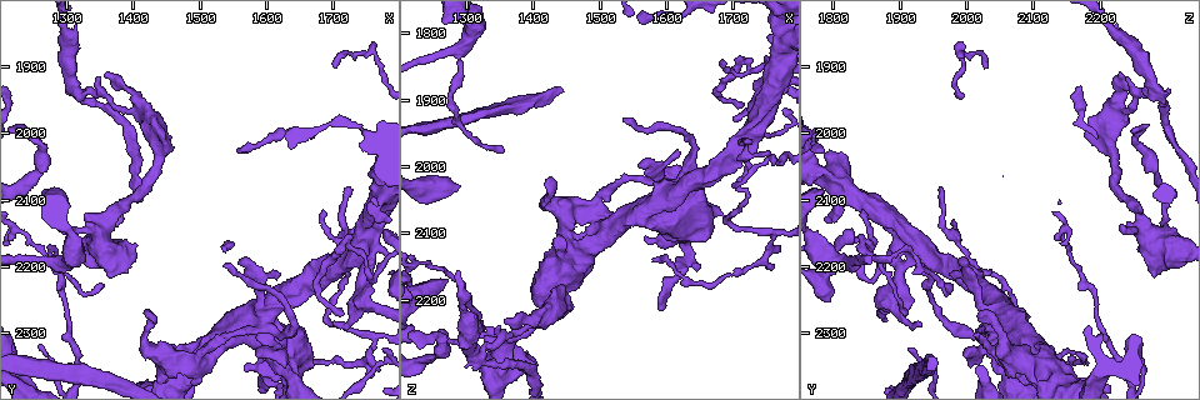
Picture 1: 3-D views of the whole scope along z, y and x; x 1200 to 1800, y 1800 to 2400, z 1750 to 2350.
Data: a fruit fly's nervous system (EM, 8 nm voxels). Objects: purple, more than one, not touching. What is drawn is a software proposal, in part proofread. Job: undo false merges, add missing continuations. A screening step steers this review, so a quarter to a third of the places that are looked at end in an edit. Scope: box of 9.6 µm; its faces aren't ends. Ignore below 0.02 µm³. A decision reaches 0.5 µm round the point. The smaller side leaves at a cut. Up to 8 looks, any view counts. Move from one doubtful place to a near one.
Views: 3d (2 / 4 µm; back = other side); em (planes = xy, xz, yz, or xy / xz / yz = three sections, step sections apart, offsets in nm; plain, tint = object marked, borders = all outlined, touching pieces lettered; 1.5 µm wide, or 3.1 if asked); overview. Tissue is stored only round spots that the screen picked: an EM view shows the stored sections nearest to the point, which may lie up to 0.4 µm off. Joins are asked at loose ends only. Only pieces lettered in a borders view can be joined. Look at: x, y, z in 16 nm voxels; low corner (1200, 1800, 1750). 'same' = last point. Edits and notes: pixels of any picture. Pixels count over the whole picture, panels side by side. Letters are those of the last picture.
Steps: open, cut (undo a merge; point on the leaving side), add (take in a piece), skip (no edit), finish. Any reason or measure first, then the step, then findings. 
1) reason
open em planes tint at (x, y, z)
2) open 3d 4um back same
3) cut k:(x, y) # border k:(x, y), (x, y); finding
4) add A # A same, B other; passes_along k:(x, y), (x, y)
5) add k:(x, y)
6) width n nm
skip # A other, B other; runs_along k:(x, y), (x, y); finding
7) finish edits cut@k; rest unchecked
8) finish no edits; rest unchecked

an open end
open em xz step 4 borders at (1535, 2200, 1935)

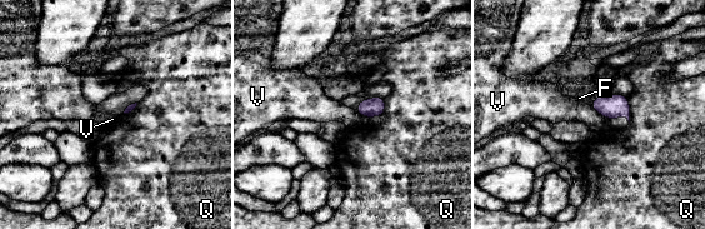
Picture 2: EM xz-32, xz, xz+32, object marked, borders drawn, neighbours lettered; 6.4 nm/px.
cut it another way
open em xy step 8 borders same

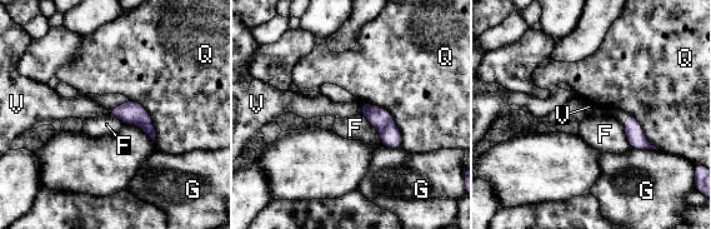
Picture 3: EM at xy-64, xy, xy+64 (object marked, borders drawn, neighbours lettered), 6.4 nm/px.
skip # F other, G other, Q other, V other; no lettered piece goes on from it

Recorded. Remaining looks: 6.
open em xz step 8 tint at (1750, 2205, 1840)

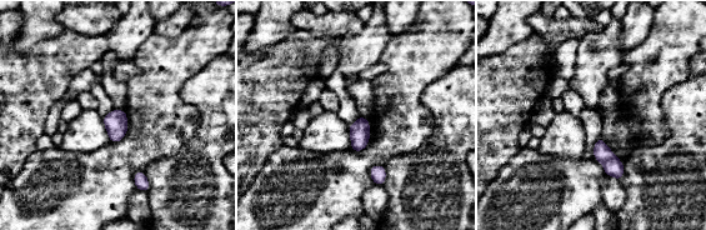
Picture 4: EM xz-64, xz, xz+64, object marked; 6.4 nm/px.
another direction
open em planes borders same

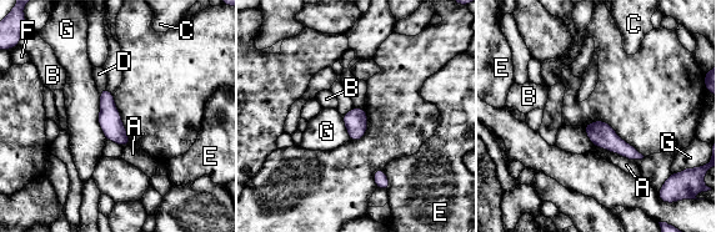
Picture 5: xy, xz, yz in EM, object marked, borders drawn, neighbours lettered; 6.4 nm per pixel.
width 130 nm
skip # A other, B other, C other, D other, E other, F other, G other; continuous, no second neuron

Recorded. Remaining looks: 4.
free end
open 3d 2um at (1685, 2115, 1845)

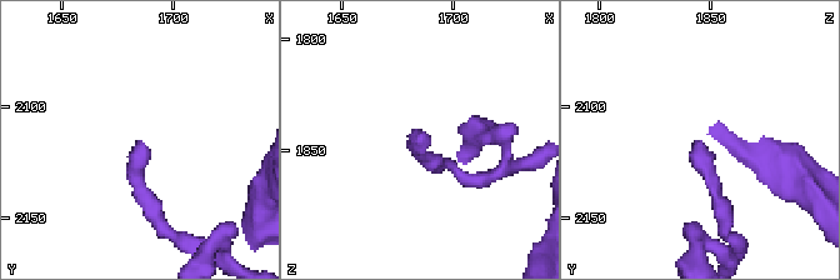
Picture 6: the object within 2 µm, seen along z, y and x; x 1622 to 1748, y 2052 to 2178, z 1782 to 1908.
open em planes borders at (1688, 2116, 1844)

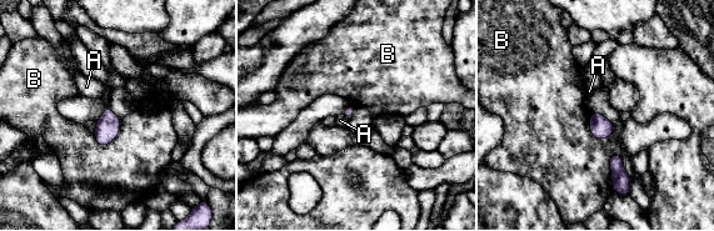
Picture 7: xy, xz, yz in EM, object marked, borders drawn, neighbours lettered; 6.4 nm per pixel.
skip # A other, B other; border 7:(589, 113), (589, 131), (608, 139); no lettered piece goes on from it

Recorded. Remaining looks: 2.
finish no edits; rest unchecked

